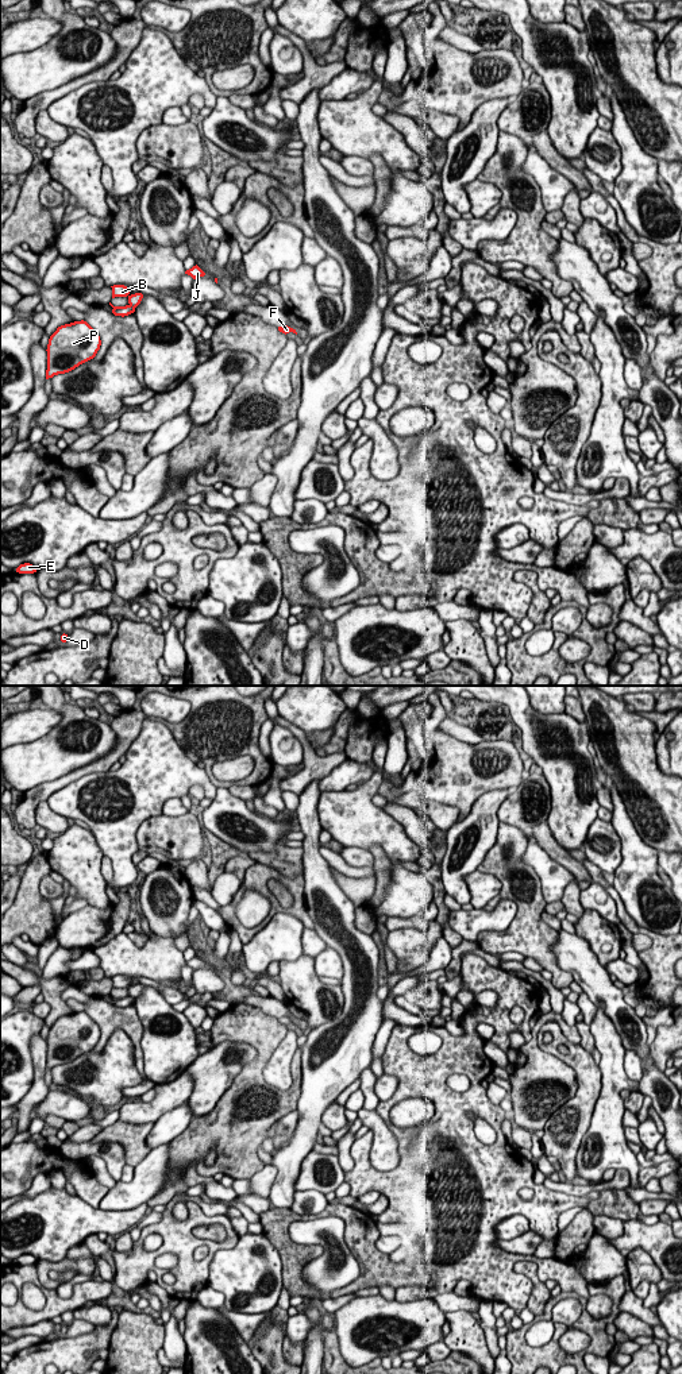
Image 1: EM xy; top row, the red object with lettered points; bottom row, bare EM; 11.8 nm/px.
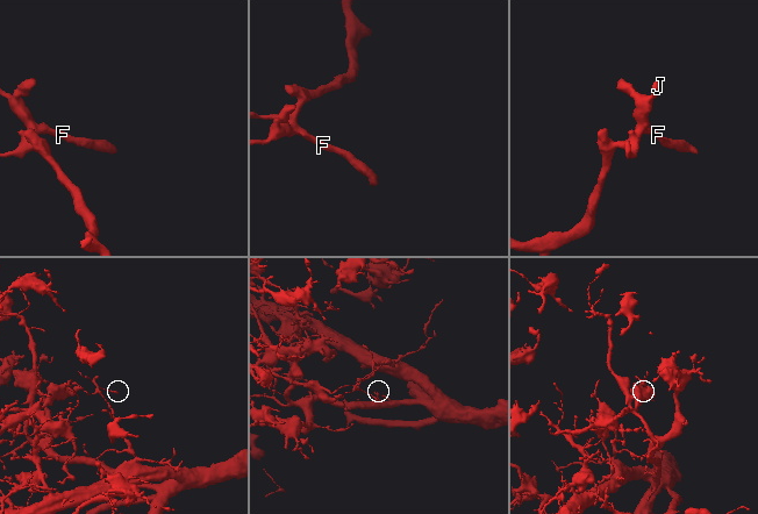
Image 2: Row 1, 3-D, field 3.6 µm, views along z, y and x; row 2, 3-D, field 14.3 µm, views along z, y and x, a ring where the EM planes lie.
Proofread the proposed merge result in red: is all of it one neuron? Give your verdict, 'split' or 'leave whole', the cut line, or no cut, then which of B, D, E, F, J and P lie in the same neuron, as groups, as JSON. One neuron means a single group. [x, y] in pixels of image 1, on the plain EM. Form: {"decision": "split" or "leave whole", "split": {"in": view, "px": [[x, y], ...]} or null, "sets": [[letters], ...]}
{"decision": "split", "split": {"in": "xy", "px": [[130, 995], [135, 998]]}, "sets": [["B", "P"], ["D", "E", "F", "J"]]}

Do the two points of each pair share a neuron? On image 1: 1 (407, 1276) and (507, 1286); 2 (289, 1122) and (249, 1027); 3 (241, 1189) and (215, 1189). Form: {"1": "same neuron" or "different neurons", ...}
{"1": "different neurons", "2": "different neurons", "3": "different neurons"}

